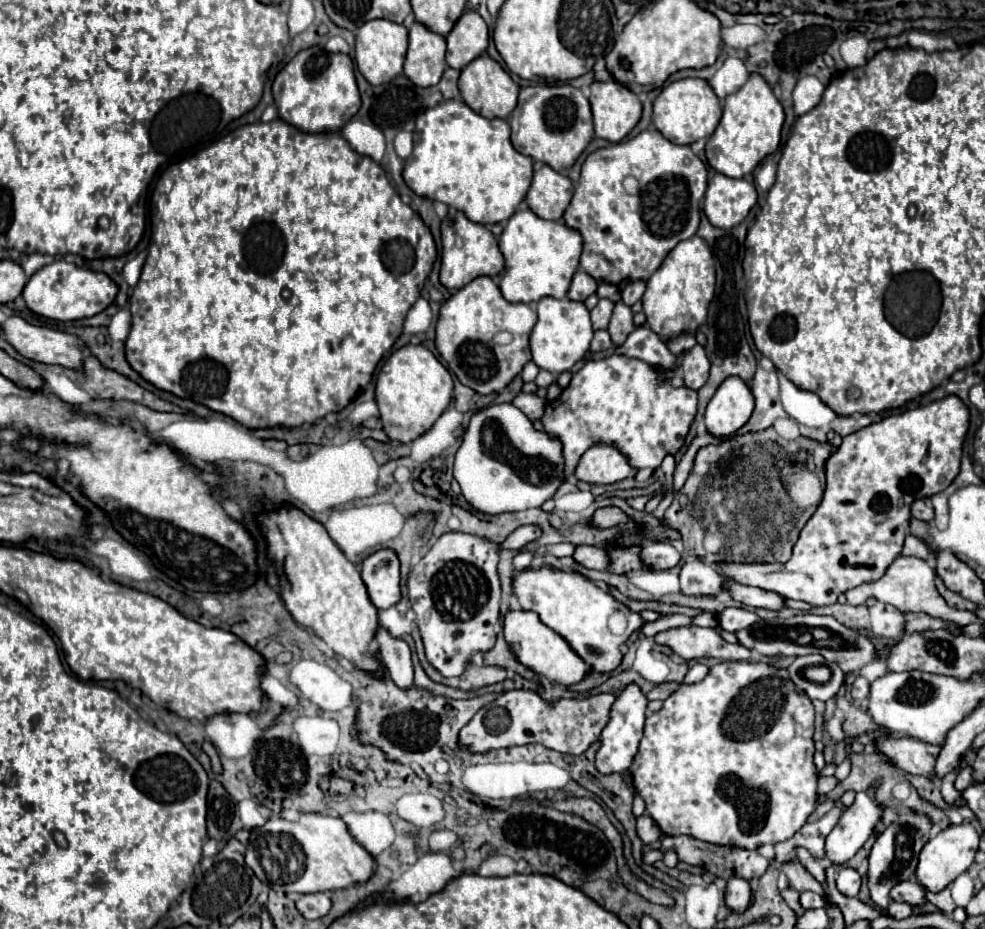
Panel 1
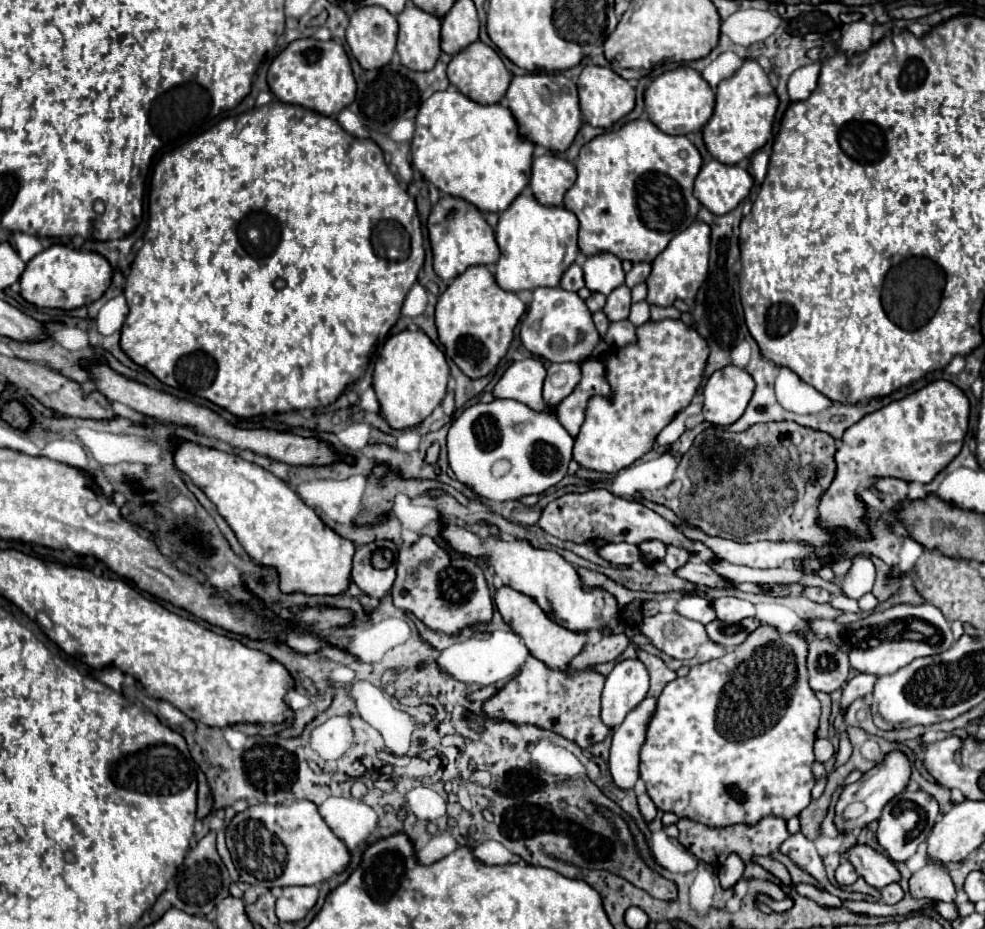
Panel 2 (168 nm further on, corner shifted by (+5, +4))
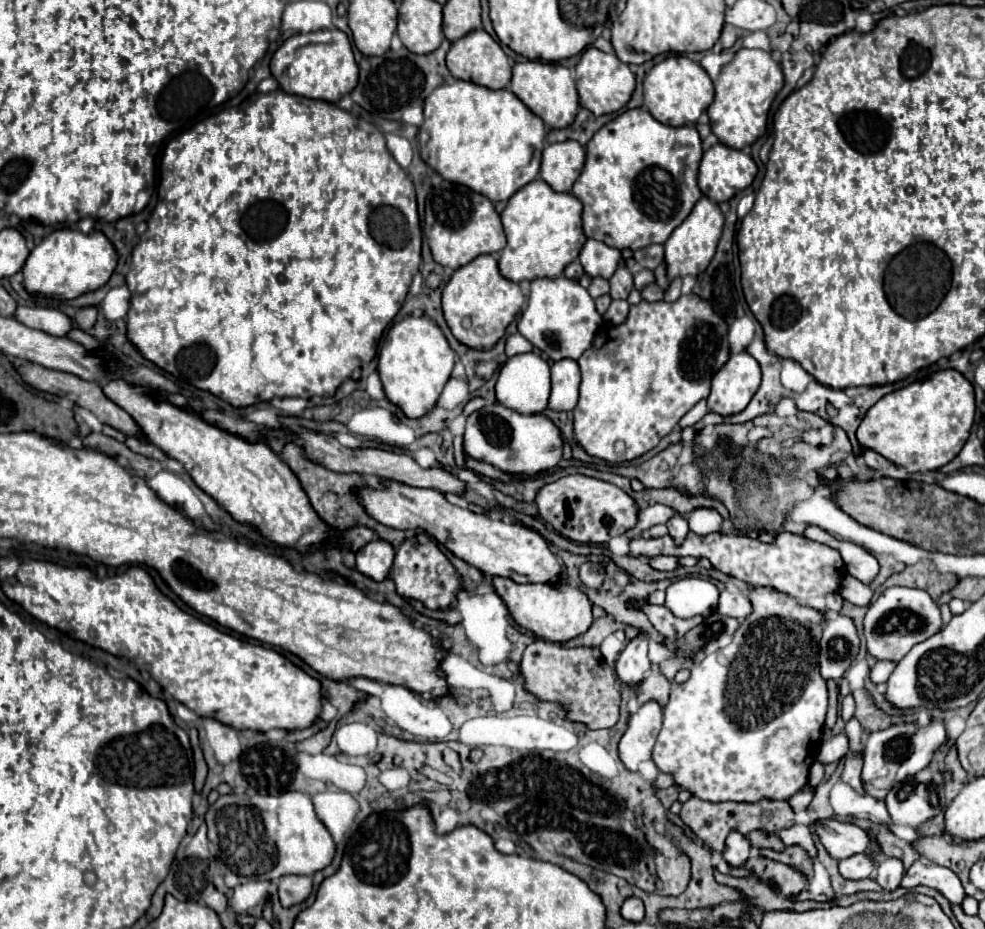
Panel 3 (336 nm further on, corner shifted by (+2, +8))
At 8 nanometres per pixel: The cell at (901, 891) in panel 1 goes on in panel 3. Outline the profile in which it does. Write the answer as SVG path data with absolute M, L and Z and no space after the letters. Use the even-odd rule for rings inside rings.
M838 819L816 821L814 831L834 859L846 859L856 853L870 853L870 855L880 853L870 835L852 823Z

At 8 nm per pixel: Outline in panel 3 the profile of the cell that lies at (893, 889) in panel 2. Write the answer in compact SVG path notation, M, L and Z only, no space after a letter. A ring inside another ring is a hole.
M896 857L880 859L880 863L876 867L876 883L882 889L894 891L896 887L900 887L902 877L904 877L904 865L900 859L896 859Z

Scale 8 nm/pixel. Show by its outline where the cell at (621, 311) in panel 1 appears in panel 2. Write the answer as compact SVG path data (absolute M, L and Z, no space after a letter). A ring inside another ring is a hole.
M621 285L607 297L603 313L611 323L617 323L629 317L629 309L631 309L631 289L627 285Z

